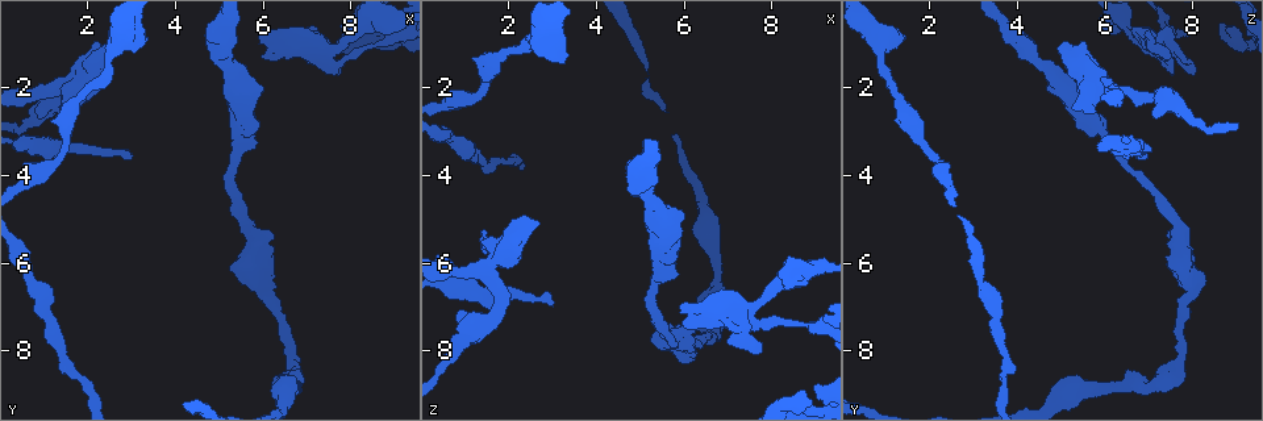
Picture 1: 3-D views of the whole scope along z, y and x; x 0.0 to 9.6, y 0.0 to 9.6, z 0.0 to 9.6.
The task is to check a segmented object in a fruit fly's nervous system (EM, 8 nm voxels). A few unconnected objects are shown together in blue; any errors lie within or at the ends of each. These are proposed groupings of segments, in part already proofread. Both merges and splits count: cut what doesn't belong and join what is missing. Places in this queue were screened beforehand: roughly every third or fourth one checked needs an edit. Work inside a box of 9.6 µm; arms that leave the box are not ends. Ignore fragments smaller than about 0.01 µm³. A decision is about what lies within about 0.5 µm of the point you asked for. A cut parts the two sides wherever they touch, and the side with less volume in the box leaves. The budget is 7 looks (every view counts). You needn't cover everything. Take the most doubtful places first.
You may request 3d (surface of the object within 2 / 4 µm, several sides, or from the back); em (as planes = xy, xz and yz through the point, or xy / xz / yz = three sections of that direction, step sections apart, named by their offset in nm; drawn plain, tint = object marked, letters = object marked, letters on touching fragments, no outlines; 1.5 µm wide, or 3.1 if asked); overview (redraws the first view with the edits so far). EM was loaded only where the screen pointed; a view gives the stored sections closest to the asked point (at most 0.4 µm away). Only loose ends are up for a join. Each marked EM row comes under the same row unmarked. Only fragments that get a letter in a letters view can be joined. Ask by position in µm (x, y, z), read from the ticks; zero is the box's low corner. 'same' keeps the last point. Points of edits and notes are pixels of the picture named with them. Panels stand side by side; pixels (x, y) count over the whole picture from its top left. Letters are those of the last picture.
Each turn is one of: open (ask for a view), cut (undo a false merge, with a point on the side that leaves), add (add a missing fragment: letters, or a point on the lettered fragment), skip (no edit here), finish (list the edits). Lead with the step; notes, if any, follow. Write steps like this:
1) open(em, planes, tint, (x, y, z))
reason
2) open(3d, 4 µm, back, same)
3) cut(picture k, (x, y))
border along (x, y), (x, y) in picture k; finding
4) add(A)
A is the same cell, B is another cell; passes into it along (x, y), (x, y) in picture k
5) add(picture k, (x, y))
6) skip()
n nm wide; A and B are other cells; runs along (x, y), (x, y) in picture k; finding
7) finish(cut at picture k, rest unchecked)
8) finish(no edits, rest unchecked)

open(3d, 4 µm, back, (3.05, 3.55, 6.95))
an open end

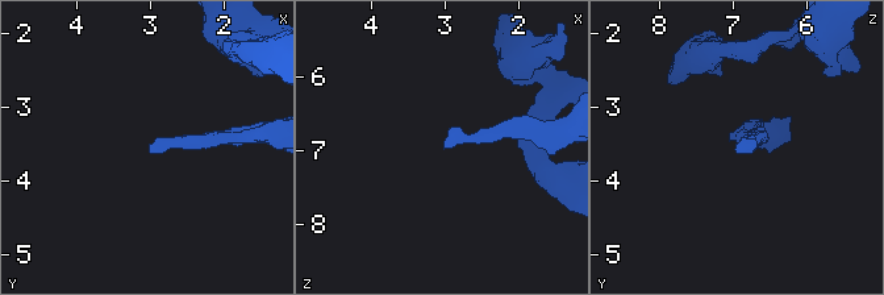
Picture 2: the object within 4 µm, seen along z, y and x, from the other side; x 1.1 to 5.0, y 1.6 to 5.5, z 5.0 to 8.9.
open(em, xz, step 8, letters, (3.00, 3.55, 7.00))
need the tissue

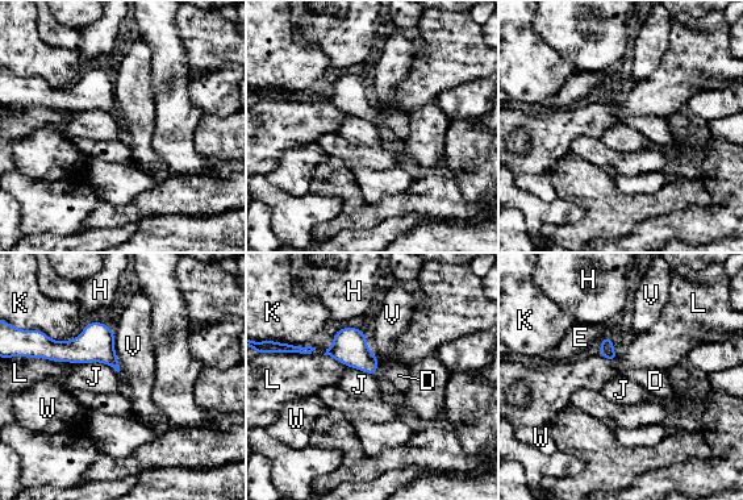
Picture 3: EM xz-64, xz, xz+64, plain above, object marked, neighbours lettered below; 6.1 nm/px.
add(D)
D is the same cell, E, H, J, K, L, V and W are other cells; passes into it along (349, 346), (375, 369), (399, 375) in picture 3; it goes on there

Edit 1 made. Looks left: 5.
open(overview)
redraw

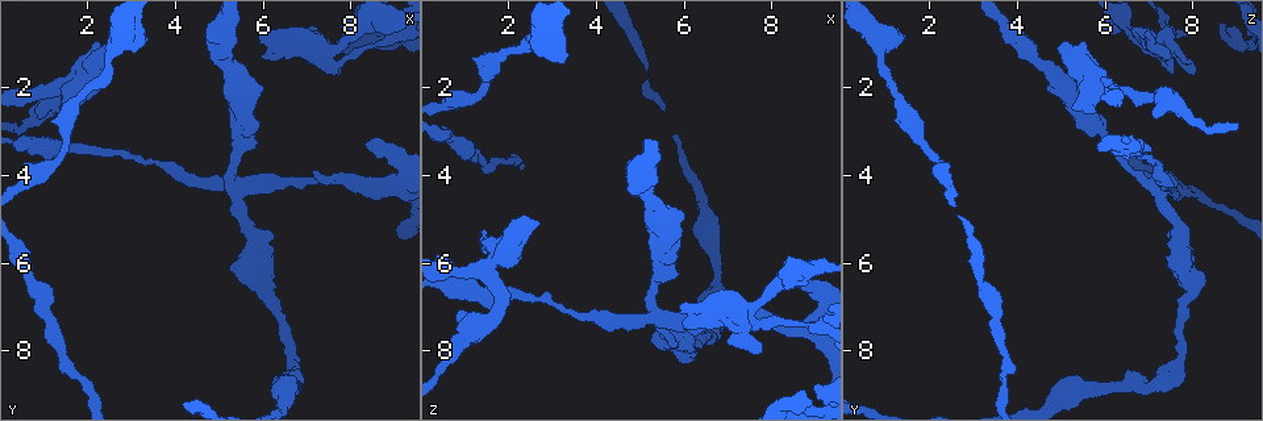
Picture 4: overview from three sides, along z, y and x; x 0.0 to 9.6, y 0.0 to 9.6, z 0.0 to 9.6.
open(3d, 2 µm, (6.20, 5.30, 7.45))
free end

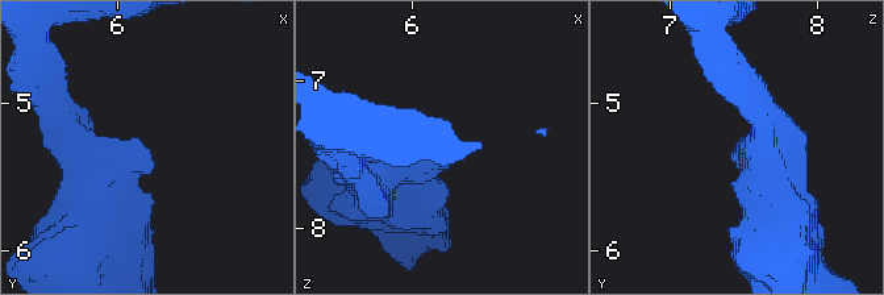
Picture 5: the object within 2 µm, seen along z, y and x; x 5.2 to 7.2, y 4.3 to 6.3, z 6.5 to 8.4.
open(em, yz, step 4, letters, (6.20, 5.34, 7.46))

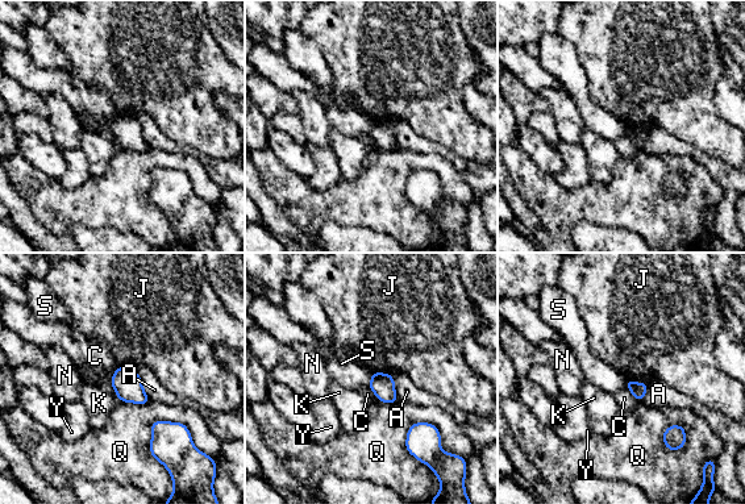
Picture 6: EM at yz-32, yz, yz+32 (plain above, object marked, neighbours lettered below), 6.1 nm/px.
skip()
Q touches over 300 nm; A, C, J, K, N, Q, S and Y are other cells; none of them fits

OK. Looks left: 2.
open(em, planes, letters, (7.65, 1.40, 7.40))
sudden change in width

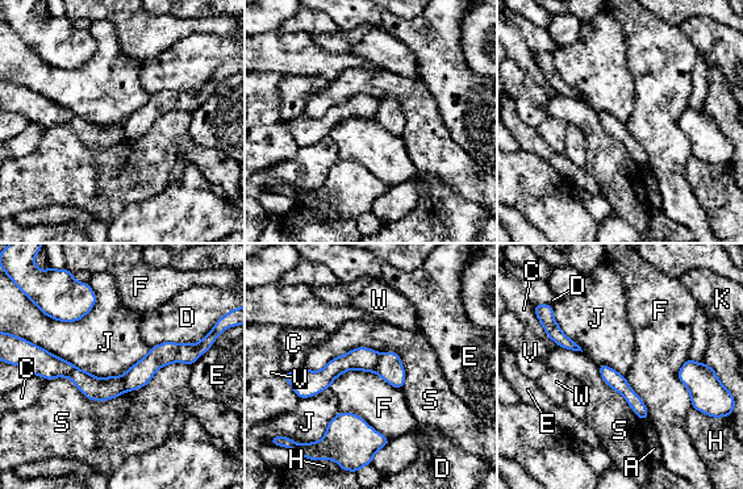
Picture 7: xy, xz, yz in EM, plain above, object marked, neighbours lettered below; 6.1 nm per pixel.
cut(picture 7, (389, 367))
A, C, D, E, F, H, J, K, S, V and W are other cells; the part that leaves runs along (195, 350), (159, 355), (129, 385) in picture 7; a second cell is stuck on

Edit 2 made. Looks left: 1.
finish(add at picture 3, cut at picture 7, rest unchecked)

